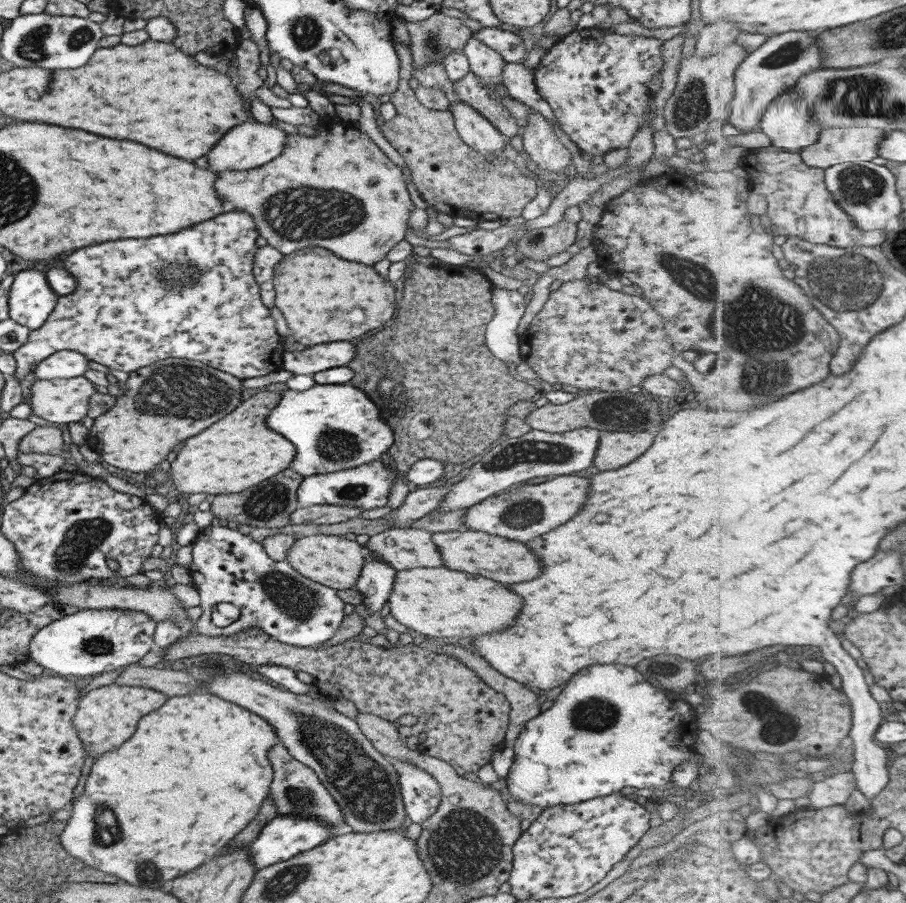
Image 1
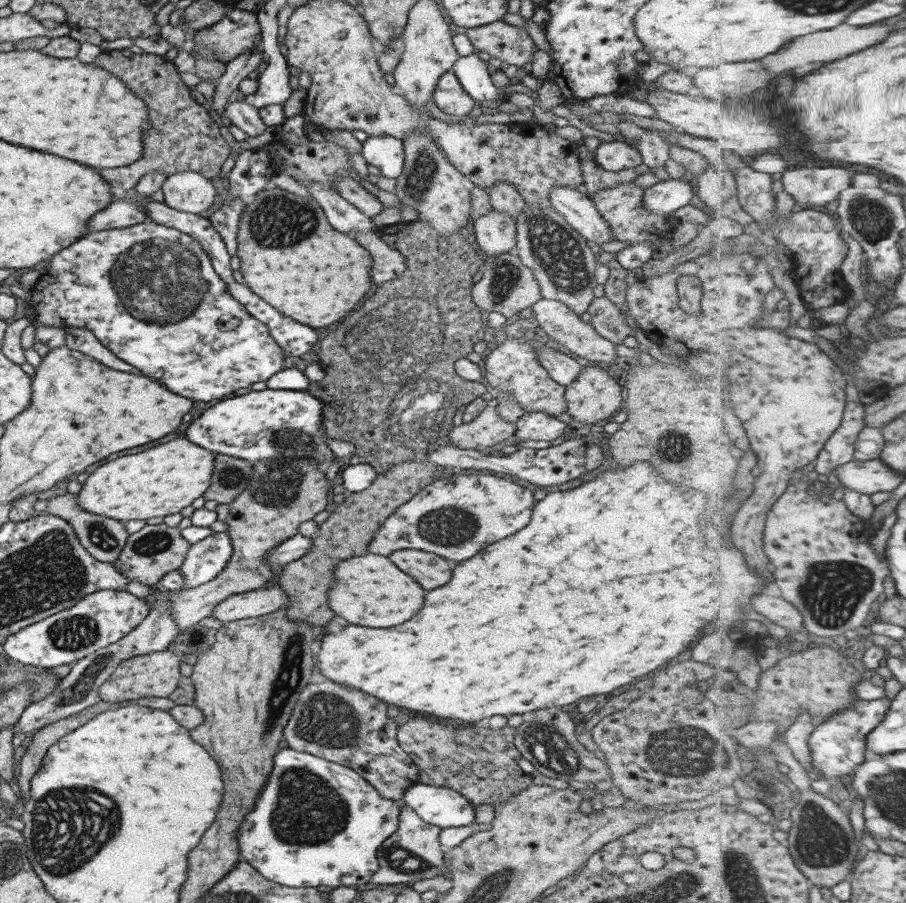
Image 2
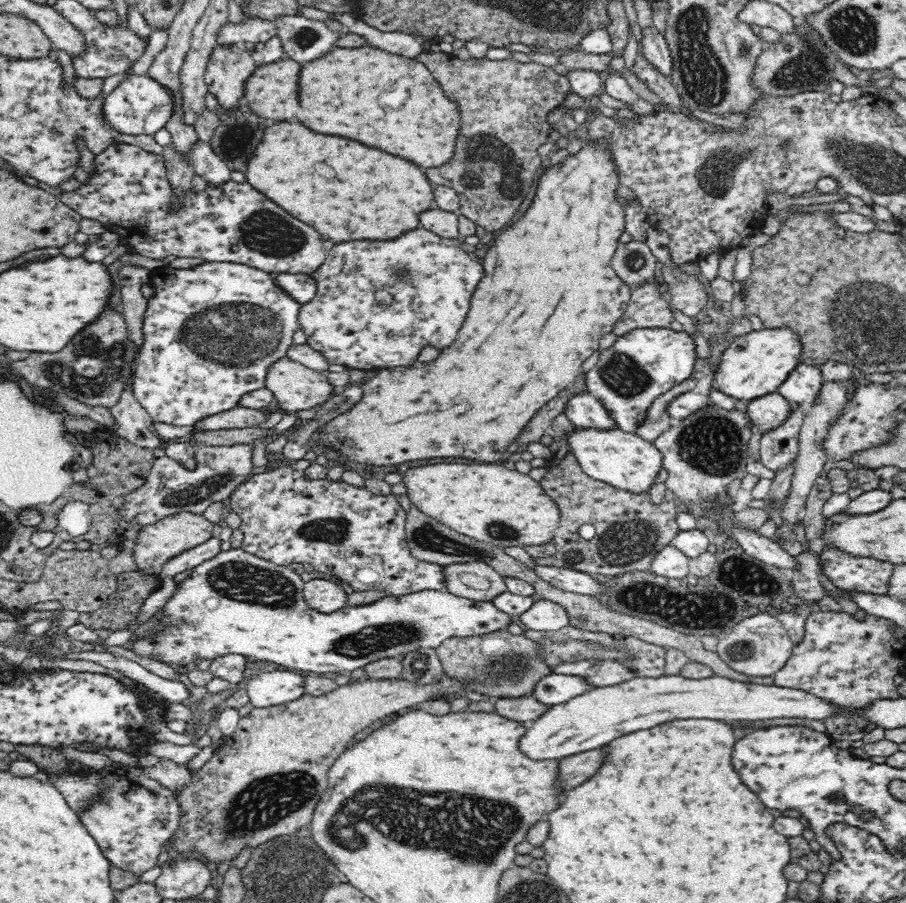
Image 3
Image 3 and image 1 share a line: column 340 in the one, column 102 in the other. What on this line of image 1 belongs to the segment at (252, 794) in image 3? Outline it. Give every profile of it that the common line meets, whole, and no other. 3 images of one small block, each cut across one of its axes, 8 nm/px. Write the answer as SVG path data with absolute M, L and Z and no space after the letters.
M116 683L101 686L86 693L80 699L73 716L73 723L78 731L78 738L84 746L86 757L92 756L95 761L106 752L112 752L110 748L118 748L122 742L126 742L134 734L138 720L144 714L160 708L164 702L166 702L166 696L154 689Z

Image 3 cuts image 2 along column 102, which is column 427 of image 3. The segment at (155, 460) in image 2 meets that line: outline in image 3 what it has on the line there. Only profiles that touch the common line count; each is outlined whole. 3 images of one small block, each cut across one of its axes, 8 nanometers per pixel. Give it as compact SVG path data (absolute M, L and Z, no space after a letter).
M508 461L492 464L476 462L442 462L442 464L426 464L408 468L403 473L403 481L407 488L408 498L420 512L440 521L444 526L452 528L459 534L469 538L489 542L496 546L536 546L554 540L558 530L560 509L558 505L543 491L539 482L511 467Z

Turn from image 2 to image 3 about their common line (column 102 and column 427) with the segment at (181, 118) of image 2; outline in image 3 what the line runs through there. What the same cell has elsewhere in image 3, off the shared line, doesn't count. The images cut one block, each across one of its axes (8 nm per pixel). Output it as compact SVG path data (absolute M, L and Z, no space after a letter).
M433 51L420 53L416 59L424 62L424 66L428 66L432 76L440 82L444 94L448 94L447 97L459 106L462 121L462 130L460 130L454 156L446 164L426 170L428 180L433 185L453 188L459 196L460 214L475 222L477 226L482 226L491 232L498 228L506 228L506 224L514 218L522 200L534 186L532 184L500 184L498 176L502 178L504 172L518 166L518 182L536 182L538 176L544 172L547 163L540 159L536 150L546 142L548 134L554 132L550 128L550 123L546 121L546 116L572 93L567 75L560 75L549 66L533 62L516 62L511 59L480 60L472 57L464 61L450 53Z

